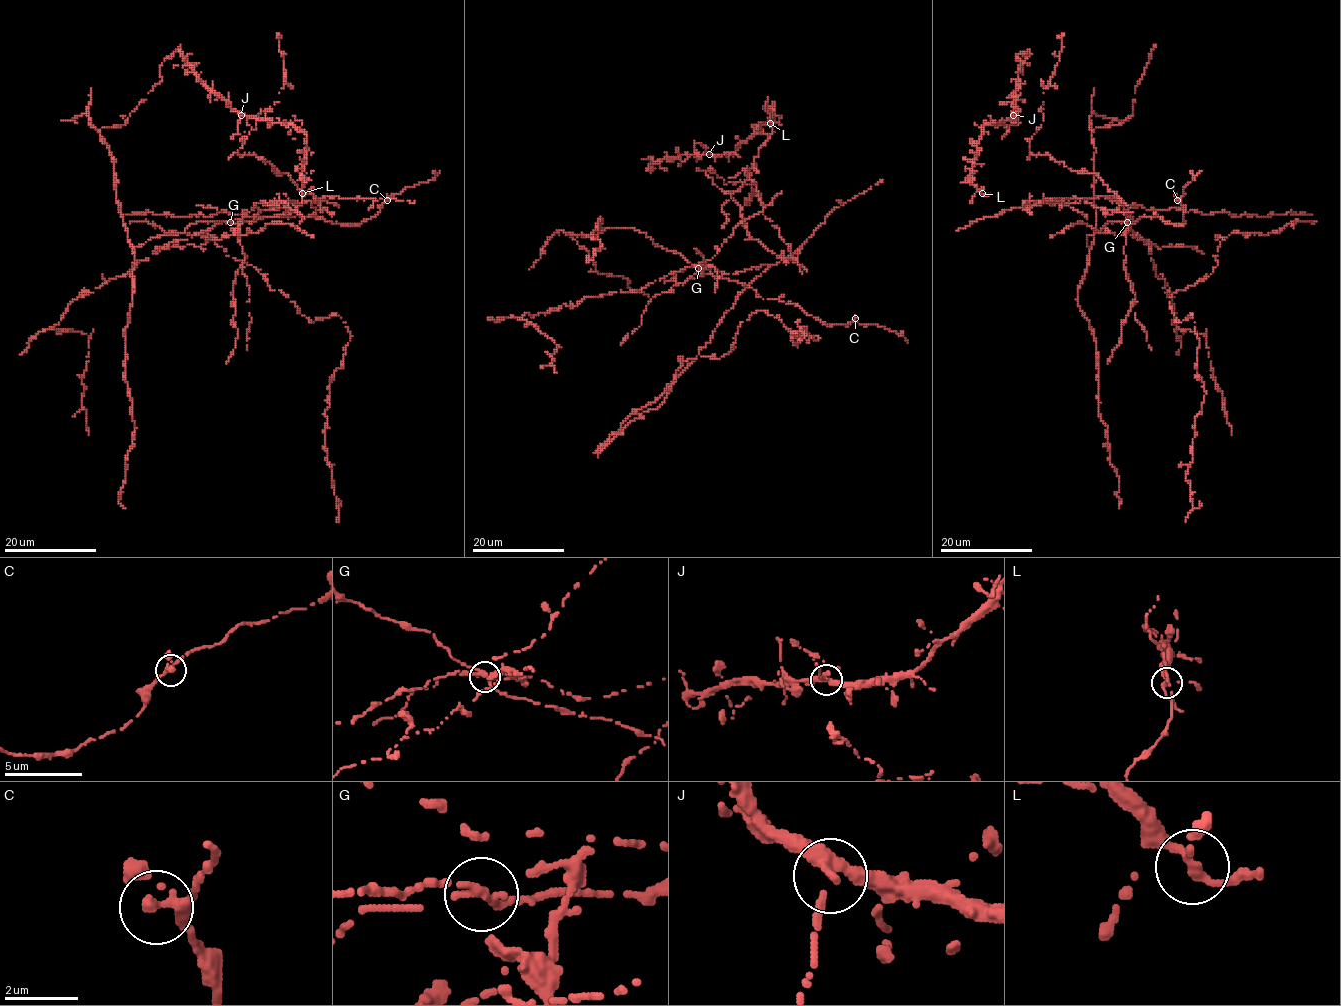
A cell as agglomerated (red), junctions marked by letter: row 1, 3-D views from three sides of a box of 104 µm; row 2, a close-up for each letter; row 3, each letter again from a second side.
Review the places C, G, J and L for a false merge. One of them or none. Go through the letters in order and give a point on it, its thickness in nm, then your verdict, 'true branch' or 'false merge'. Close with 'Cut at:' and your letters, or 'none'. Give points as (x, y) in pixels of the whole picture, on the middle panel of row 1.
C: place (855, 318); calibre 220 nm; true branch
G: place (698, 268); calibre 240 nm; false merge
J: place (709, 154); calibre 320 nm; true branch
L: place (770, 123); calibre 280 nm; true branch
Cut at: G

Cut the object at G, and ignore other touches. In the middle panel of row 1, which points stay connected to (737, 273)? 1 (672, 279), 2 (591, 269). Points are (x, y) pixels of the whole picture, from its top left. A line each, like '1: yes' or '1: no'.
1: yes
2: no

